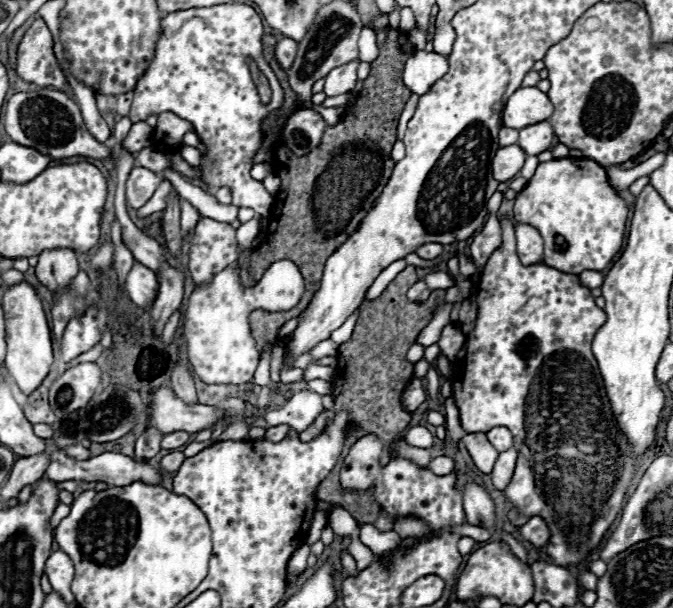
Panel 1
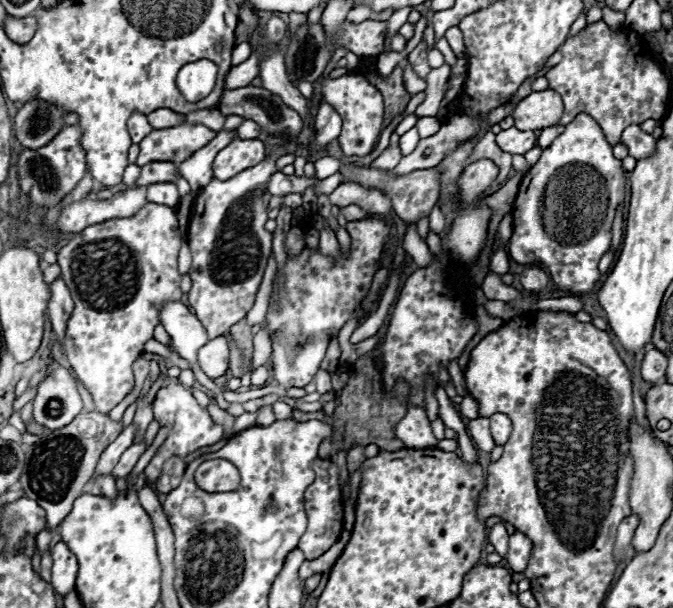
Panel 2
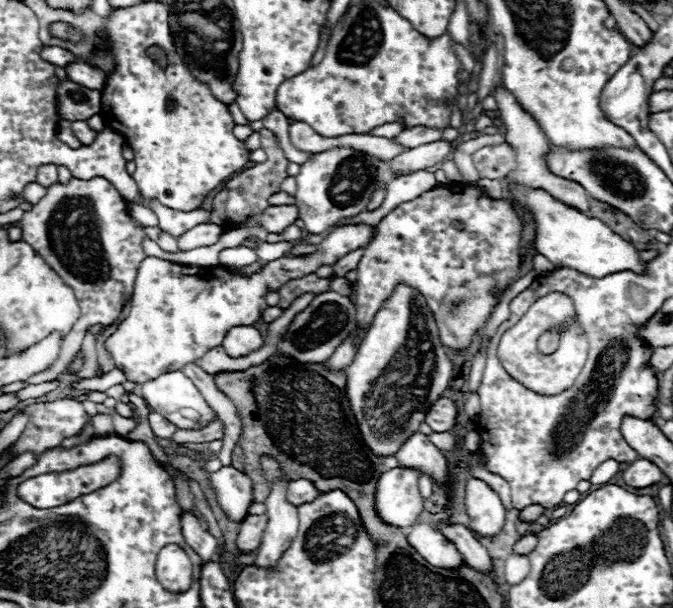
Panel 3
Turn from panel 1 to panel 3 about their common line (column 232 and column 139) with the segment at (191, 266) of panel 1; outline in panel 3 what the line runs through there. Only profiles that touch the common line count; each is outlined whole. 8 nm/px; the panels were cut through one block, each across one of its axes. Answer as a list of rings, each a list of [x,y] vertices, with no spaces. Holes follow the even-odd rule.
[[[72,176],[68,184],[54,182],[48,186],[42,200],[22,216],[18,222],[22,228],[22,240],[30,242],[30,246],[34,246],[34,250],[46,258],[48,266],[74,290],[80,306],[80,318],[66,336],[66,346],[70,348],[64,348],[66,352],[56,364],[36,376],[30,376],[26,381],[3,386],[1,390],[14,392],[26,388],[28,384],[54,380],[74,358],[70,352],[76,352],[74,348],[80,346],[88,326],[110,326],[120,316],[122,306],[132,296],[136,270],[142,258],[146,258],[142,250],[144,230],[132,222],[126,208],[128,204],[106,178],[96,176],[90,180],[80,180]]]

